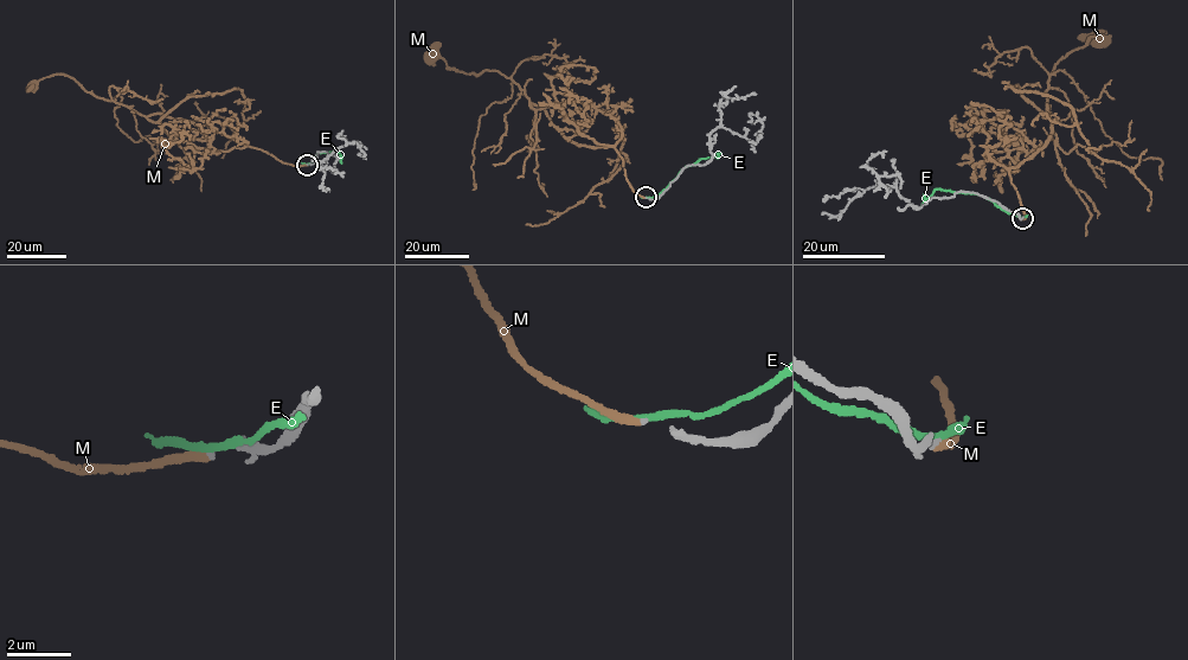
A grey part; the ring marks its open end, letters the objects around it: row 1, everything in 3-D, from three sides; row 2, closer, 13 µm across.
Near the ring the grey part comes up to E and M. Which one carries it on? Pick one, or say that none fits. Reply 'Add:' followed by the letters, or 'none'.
Add: M

